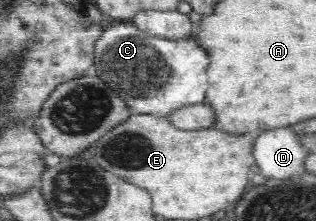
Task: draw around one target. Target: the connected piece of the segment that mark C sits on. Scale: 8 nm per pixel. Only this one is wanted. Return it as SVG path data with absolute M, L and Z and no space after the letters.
M117 21L107 26L94 44L93 64L96 68L96 75L112 91L121 96L134 114L148 113L166 116L186 105L202 103L206 89L208 89L208 79L206 79L208 63L210 63L208 53L200 49L194 41L182 38L180 41L158 38L145 30L140 30L132 21Z

